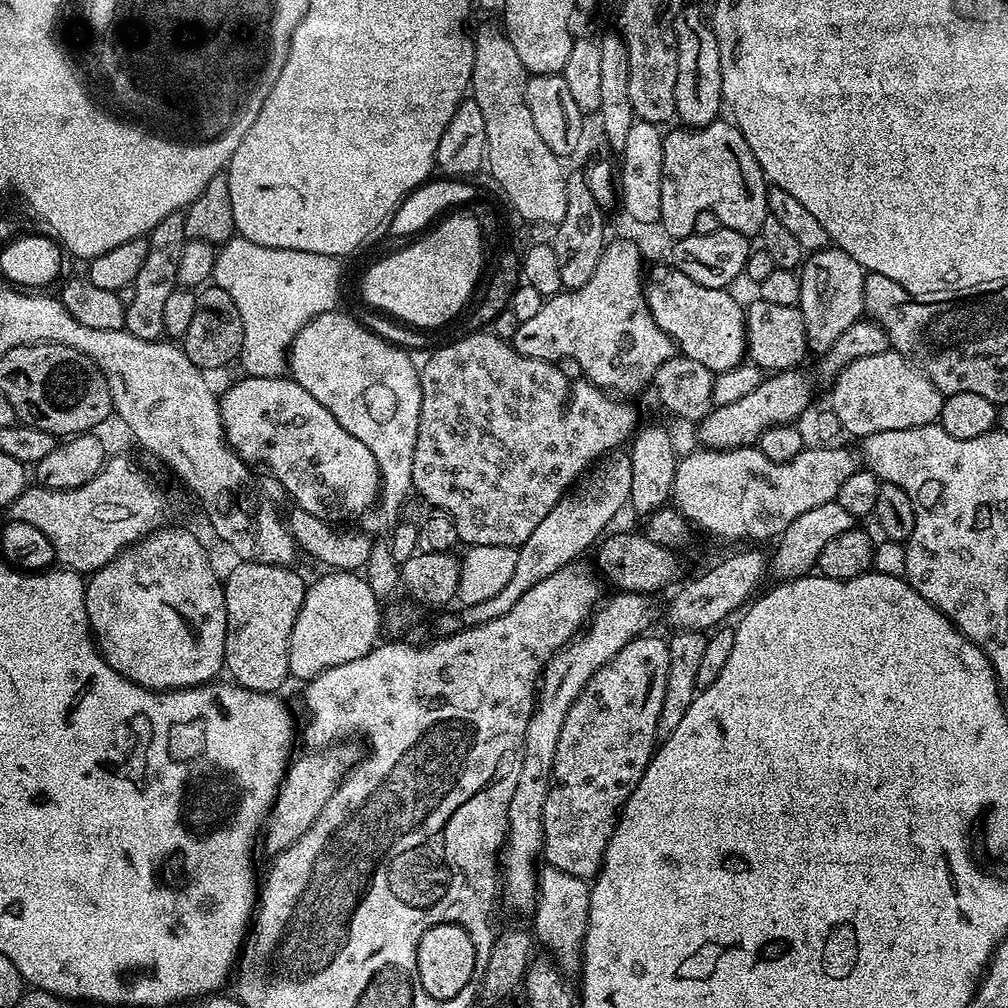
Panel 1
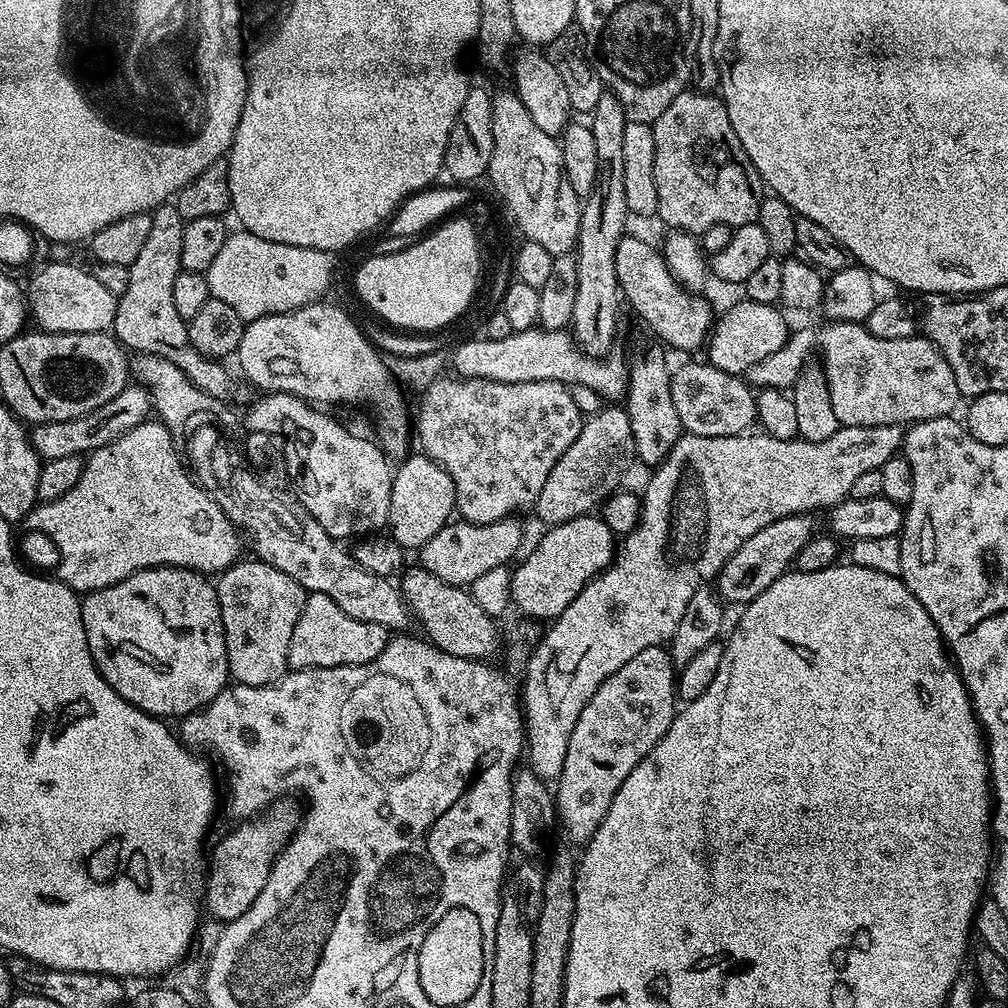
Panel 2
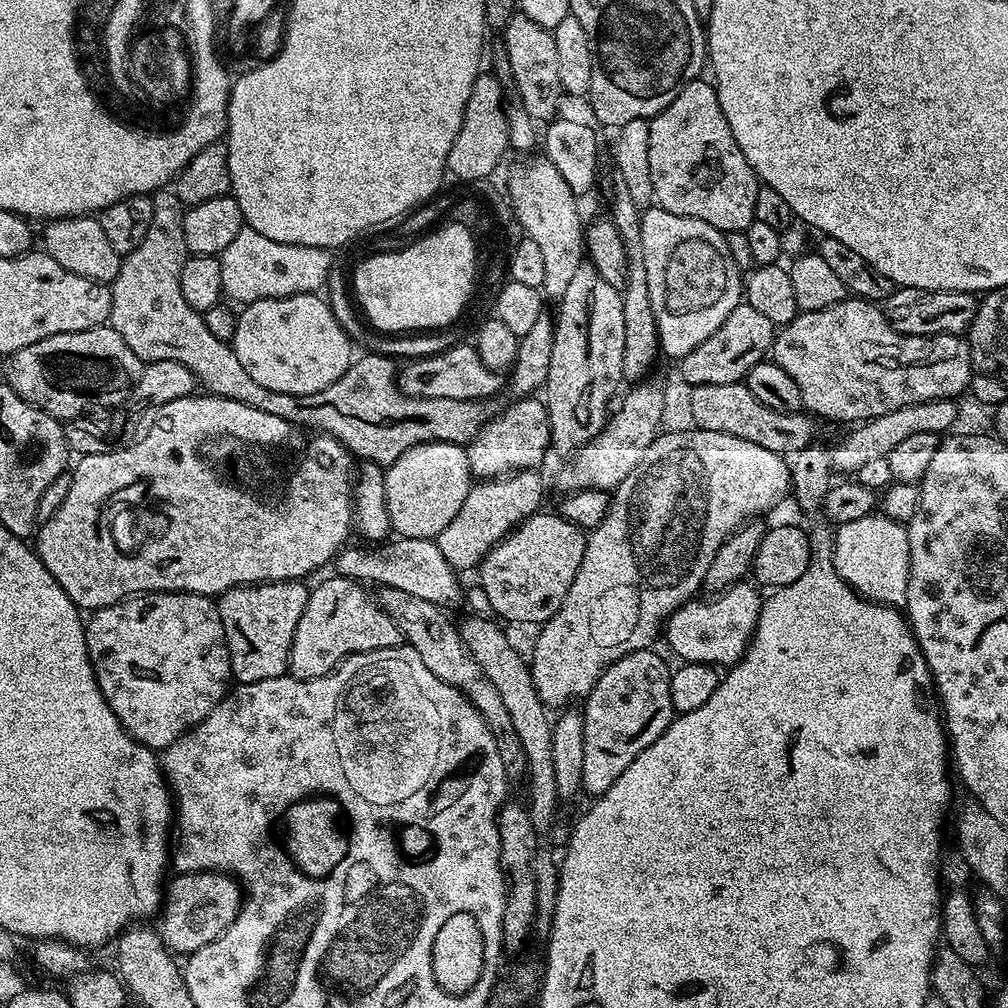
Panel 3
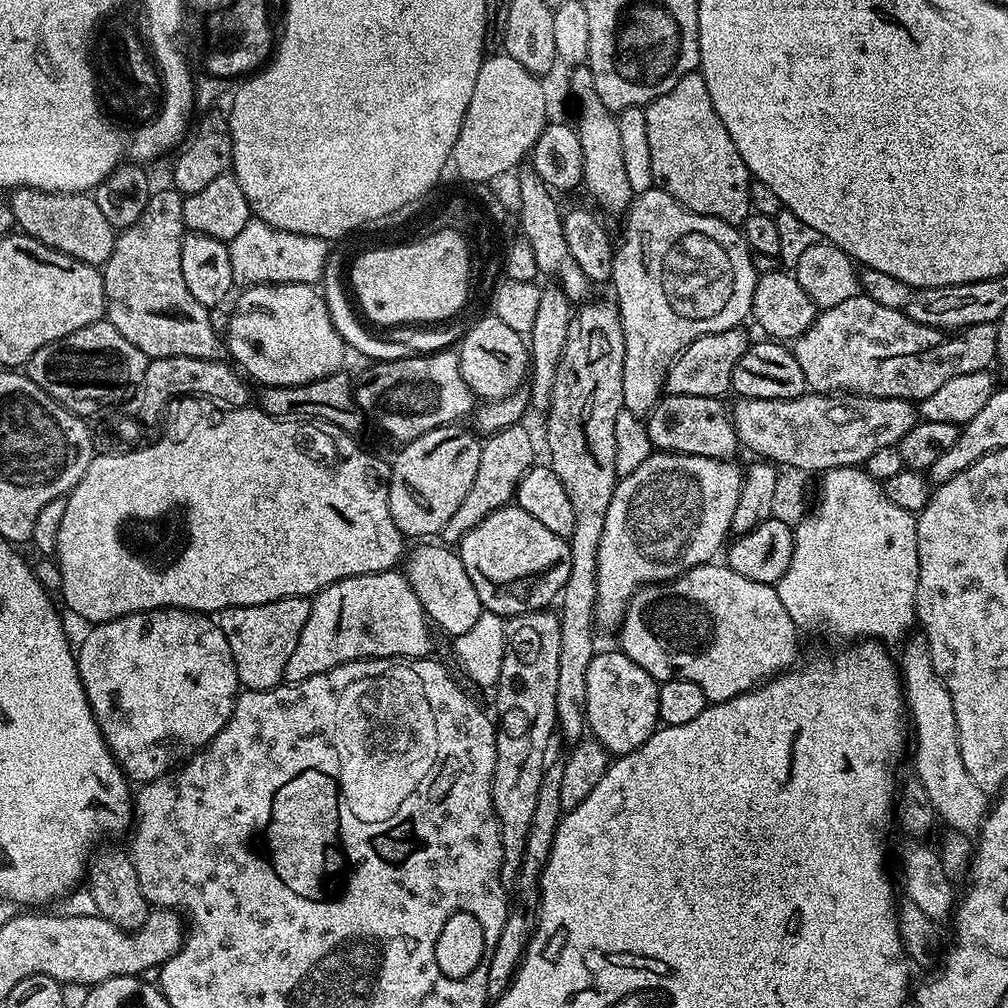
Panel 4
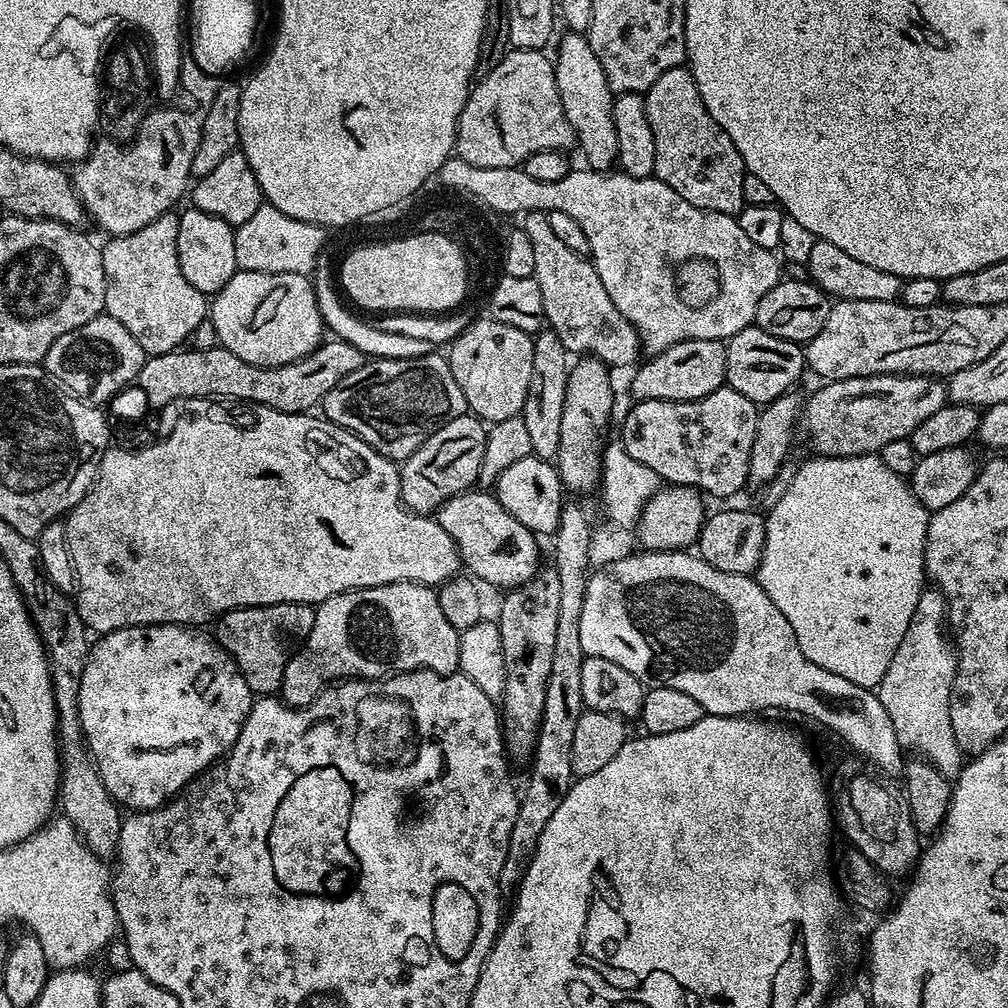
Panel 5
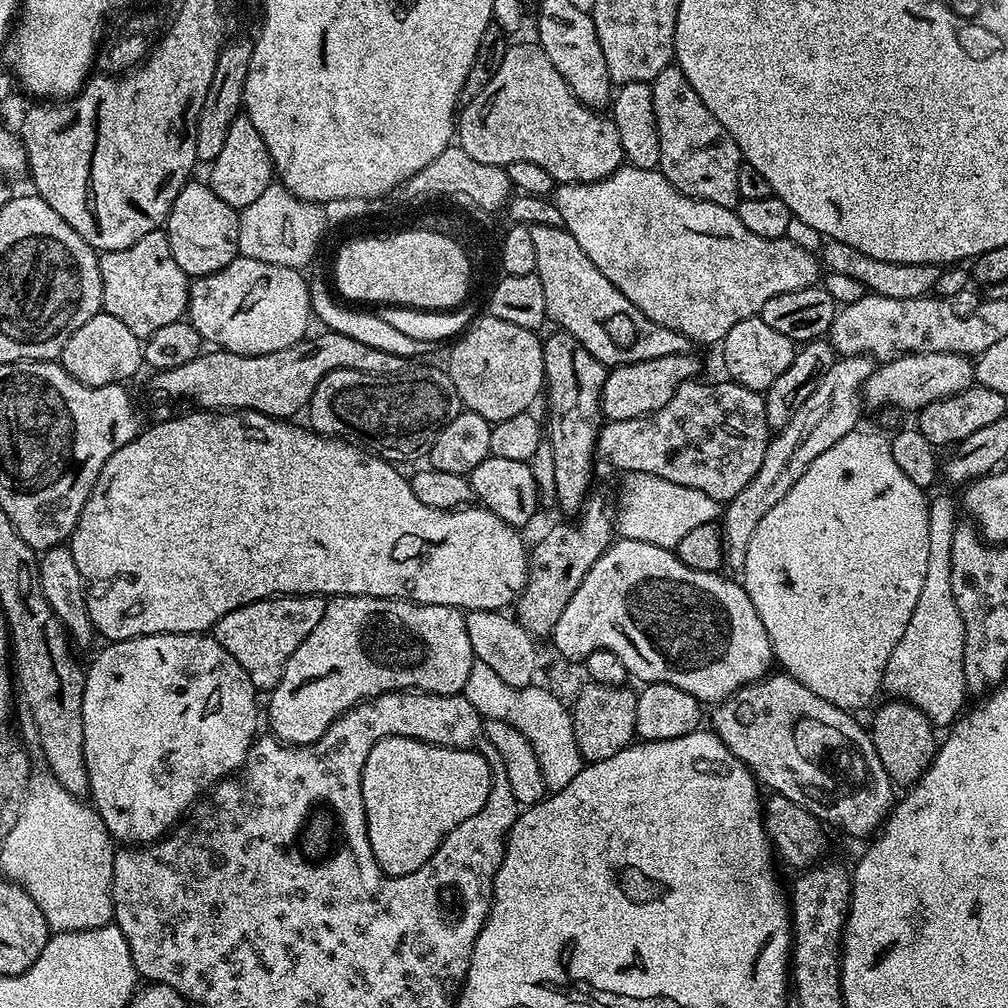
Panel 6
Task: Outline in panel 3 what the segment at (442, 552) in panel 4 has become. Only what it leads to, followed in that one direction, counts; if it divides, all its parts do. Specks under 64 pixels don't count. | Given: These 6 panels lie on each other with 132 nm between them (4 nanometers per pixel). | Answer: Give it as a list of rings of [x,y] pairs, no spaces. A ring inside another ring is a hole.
[[[413,536],[397,537],[377,545],[378,550],[360,550],[354,556],[353,577],[370,584],[378,582],[381,587],[403,590],[406,594],[417,595],[443,608],[450,608],[462,598],[462,588],[456,570],[446,562],[433,539],[416,539]]]

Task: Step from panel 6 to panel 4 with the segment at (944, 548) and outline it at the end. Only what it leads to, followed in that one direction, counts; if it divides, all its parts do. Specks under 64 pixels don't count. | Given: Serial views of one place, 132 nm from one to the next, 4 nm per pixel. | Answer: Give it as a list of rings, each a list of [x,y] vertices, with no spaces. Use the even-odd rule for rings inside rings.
[[[912,634],[903,641],[900,656],[898,655],[898,671],[900,682],[904,686],[904,706],[910,713],[910,736],[916,739],[916,753],[912,760],[916,763],[915,779],[920,781],[926,790],[930,802],[934,806],[937,817],[948,823],[947,827],[955,832],[976,834],[980,831],[980,825],[990,808],[990,800],[984,791],[966,774],[966,765],[962,763],[962,750],[958,742],[958,726],[954,718],[954,702],[950,702],[950,690],[938,678],[934,670],[934,662],[930,662],[930,646],[923,634]]]

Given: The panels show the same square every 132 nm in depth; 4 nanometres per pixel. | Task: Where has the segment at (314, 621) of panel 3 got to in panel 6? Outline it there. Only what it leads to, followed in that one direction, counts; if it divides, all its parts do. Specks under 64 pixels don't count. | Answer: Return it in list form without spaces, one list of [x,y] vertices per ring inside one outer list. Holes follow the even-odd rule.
[[[333,596],[328,600],[326,614],[322,614],[318,626],[306,634],[302,646],[290,654],[290,662],[286,662],[286,670],[282,670],[282,678],[278,686],[273,688],[268,700],[268,724],[271,735],[284,744],[313,744],[326,734],[326,730],[333,724],[343,712],[348,712],[358,704],[363,704],[366,700],[372,700],[375,696],[380,696],[383,692],[402,692],[405,690],[415,690],[417,692],[433,692],[443,696],[455,696],[463,693],[470,677],[474,655],[471,650],[469,635],[465,622],[465,613],[459,608],[450,606],[438,606],[437,604],[413,604],[411,600],[387,600],[377,596]]]

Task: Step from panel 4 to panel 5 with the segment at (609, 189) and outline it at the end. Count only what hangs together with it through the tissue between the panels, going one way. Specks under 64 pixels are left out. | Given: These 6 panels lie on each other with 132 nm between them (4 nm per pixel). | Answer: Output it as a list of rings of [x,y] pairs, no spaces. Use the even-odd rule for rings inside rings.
[[[569,31],[560,40],[560,49],[554,55],[556,66],[556,85],[558,98],[562,98],[562,110],[566,114],[566,122],[570,122],[575,143],[580,144],[580,152],[584,155],[583,163],[593,170],[608,170],[617,163],[618,133],[614,130],[614,110],[612,101],[614,93],[606,82],[606,74],[602,70],[602,62],[598,62],[598,54],[590,46],[587,35]]]

